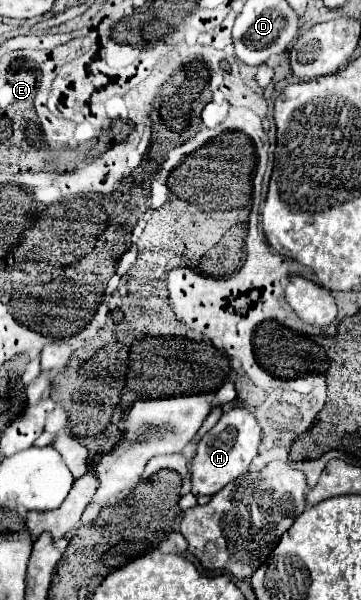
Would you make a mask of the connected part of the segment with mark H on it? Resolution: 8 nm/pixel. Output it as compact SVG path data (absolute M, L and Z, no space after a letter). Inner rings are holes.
M231 409L221 415L217 425L199 441L197 455L191 463L191 485L193 495L215 495L219 489L223 489L229 481L241 477L247 473L251 461L257 455L257 447L261 443L261 427L257 425L255 417L247 409Z

